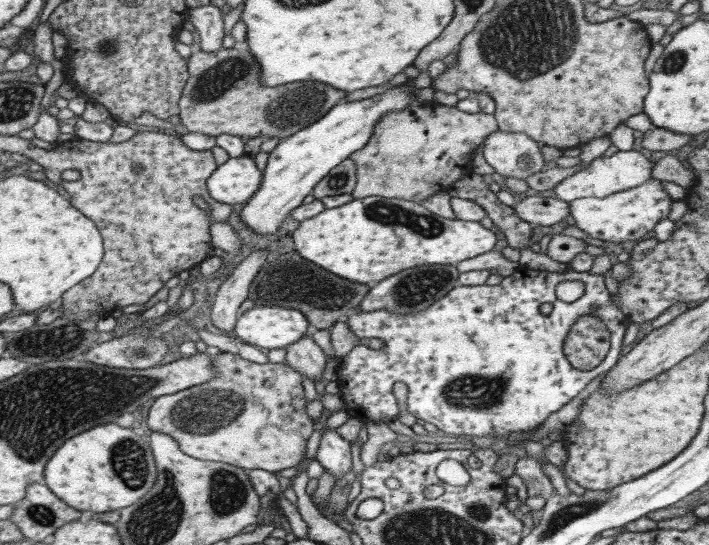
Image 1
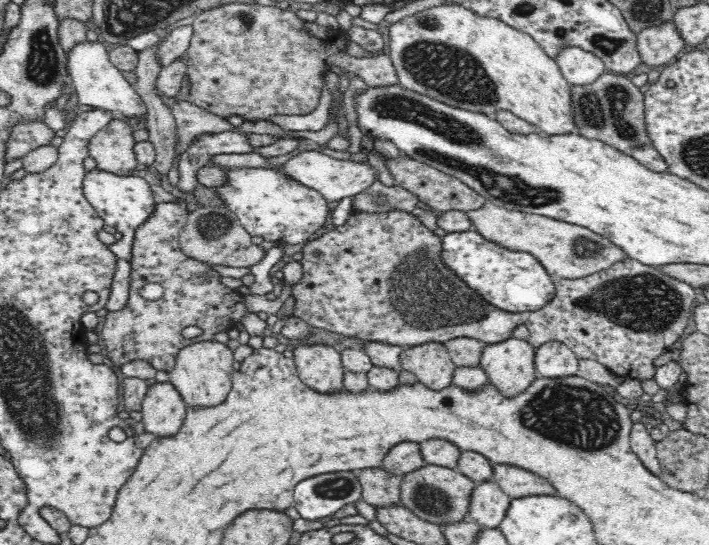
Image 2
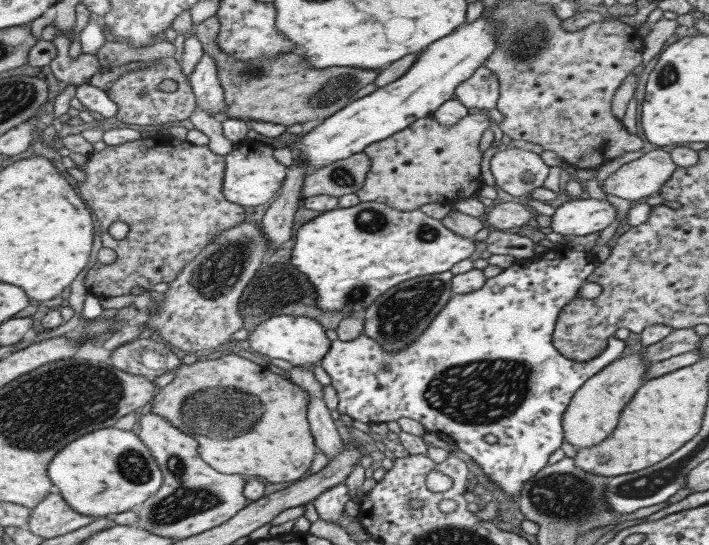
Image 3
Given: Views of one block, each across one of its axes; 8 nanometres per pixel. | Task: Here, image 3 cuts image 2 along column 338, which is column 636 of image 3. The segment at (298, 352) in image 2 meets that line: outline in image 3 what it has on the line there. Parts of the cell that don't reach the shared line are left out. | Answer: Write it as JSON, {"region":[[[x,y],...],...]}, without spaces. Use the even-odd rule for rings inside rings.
{"region":[[[642,352],[629,354],[611,362],[606,368],[588,378],[571,397],[562,414],[563,441],[579,448],[589,448],[603,443],[616,428],[618,416],[633,396],[633,392],[643,383],[642,377],[647,370],[642,360]]]}

